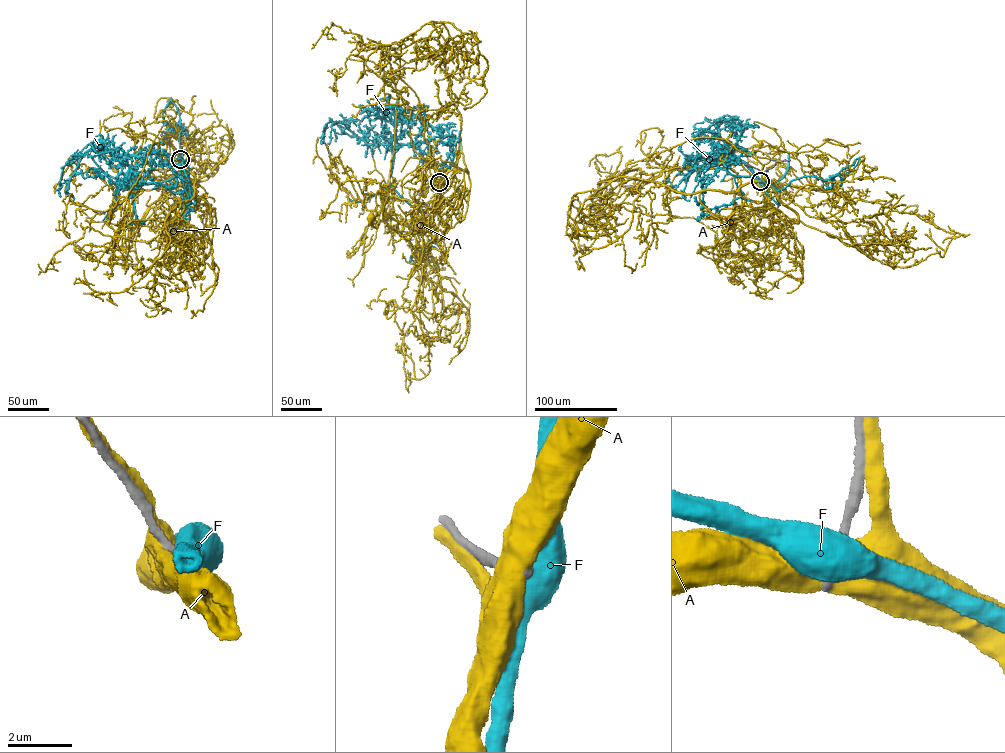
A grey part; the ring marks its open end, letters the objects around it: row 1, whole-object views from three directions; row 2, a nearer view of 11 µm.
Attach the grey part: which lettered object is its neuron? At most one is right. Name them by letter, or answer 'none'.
none

